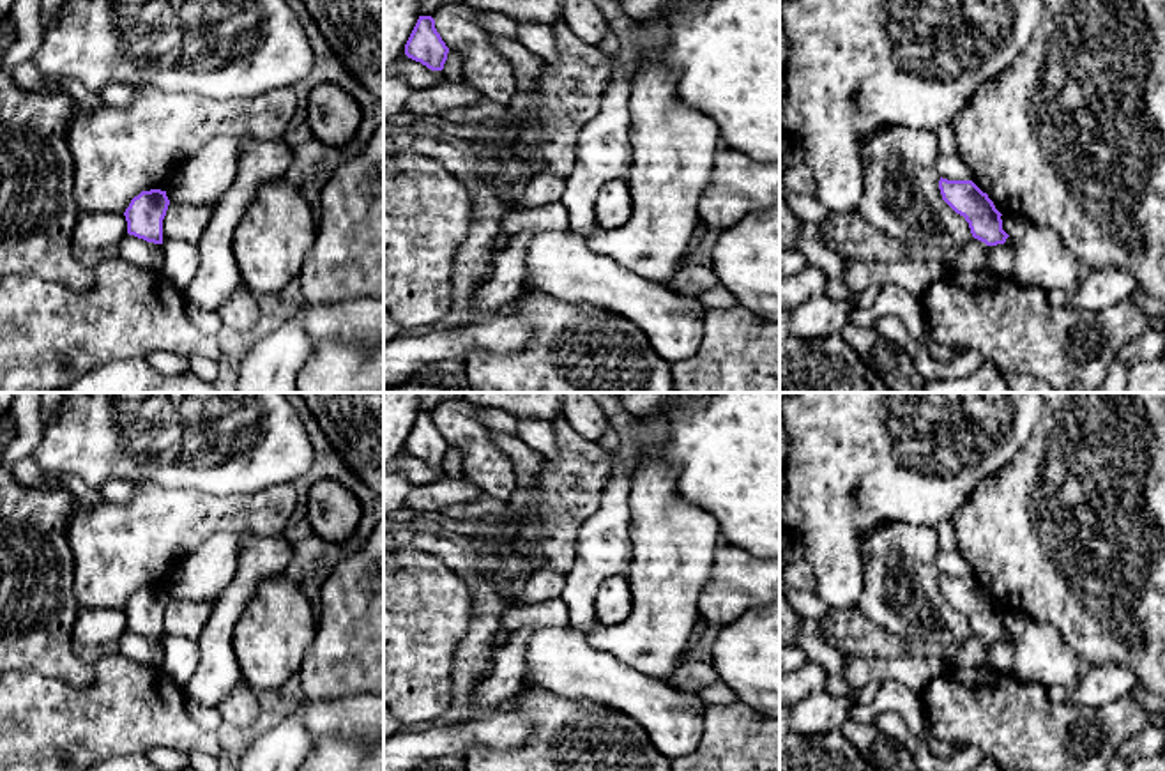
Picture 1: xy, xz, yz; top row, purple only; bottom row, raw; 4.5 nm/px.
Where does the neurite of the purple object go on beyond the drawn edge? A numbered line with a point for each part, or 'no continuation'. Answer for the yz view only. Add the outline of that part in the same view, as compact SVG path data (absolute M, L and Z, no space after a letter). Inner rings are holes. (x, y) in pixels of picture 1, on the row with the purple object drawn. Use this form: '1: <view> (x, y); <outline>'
no continuation

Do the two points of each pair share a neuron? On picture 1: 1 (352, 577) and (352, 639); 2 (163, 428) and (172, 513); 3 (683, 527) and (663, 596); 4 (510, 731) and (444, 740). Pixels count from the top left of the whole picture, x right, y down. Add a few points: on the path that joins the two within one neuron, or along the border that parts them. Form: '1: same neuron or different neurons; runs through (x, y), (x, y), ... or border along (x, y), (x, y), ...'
1: same neuron; runs through (352, 593), (352, 623)
2: different neurons; border along (135, 483), (197, 488), (209, 496)
3: same neuron; runs through (674, 545), (667, 579)
4: same neuron; runs through (494, 731), (460, 736)

